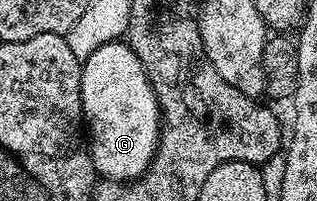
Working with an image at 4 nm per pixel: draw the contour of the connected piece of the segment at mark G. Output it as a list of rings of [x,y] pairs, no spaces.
[[[116,41],[101,45],[87,59],[82,60],[81,105],[85,120],[85,131],[89,136],[89,150],[96,172],[103,179],[116,181],[134,181],[147,172],[159,147],[157,136],[157,108],[159,102],[148,84],[147,74],[140,68],[139,60],[134,58],[126,42]]]

